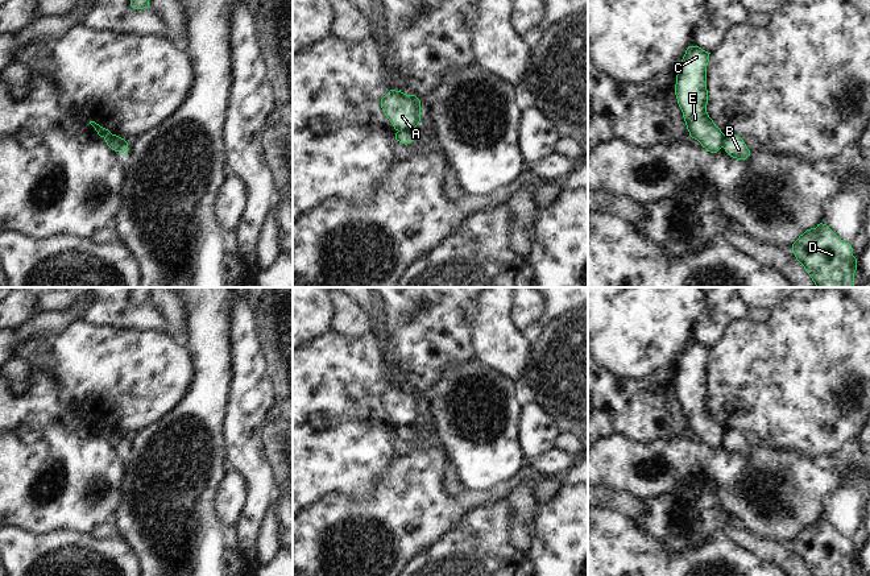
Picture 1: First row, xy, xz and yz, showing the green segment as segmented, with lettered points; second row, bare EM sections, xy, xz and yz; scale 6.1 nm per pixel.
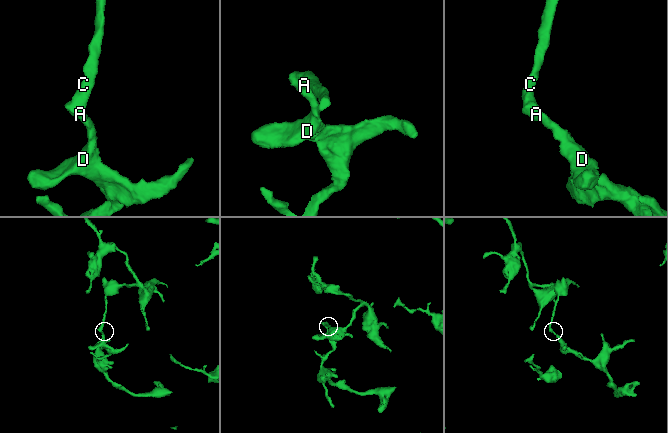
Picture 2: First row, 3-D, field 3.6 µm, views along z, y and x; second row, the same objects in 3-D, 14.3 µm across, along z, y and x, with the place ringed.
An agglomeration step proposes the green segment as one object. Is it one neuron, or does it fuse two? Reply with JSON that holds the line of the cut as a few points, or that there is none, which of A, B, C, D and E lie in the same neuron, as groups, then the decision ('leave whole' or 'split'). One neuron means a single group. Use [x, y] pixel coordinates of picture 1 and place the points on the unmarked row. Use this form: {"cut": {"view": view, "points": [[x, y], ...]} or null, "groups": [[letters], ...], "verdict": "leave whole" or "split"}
{"cut": {"view": "xz", "points": [[413, 423], [398, 426]]}, "groups": [["A", "C", "E"], ["B", "D"]], "verdict": "split"}

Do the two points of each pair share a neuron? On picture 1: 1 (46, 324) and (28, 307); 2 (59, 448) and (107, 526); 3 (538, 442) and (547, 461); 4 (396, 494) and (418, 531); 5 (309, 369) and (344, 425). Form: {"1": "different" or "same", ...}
{"1": "different", "2": "different", "3": "different", "4": "same", "5": "same"}

